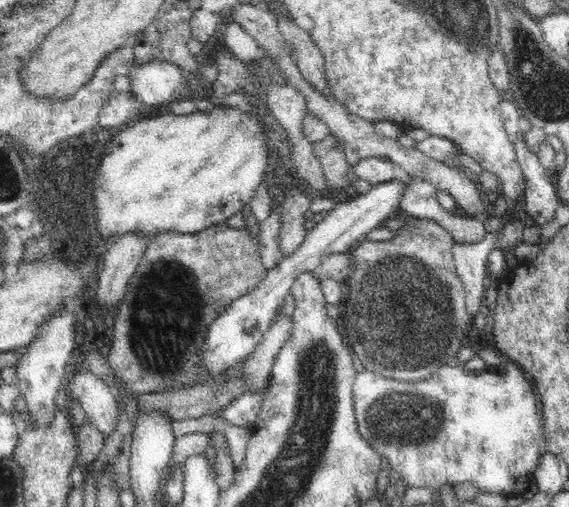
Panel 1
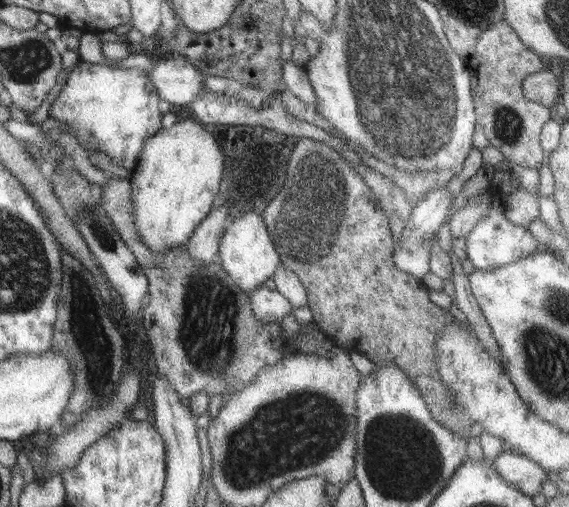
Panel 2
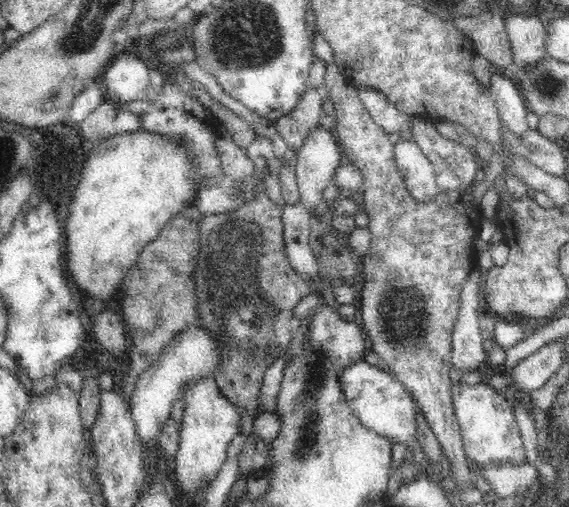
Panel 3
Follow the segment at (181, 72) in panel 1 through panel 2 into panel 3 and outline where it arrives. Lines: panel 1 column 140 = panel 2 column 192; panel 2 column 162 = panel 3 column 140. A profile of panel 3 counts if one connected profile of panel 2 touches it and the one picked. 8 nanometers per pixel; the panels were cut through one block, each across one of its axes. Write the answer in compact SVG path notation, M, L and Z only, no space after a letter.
M119 52L114 62L106 66L104 80L107 84L110 97L116 102L132 102L132 100L144 99L147 96L147 88L150 82L149 63L131 54Z

